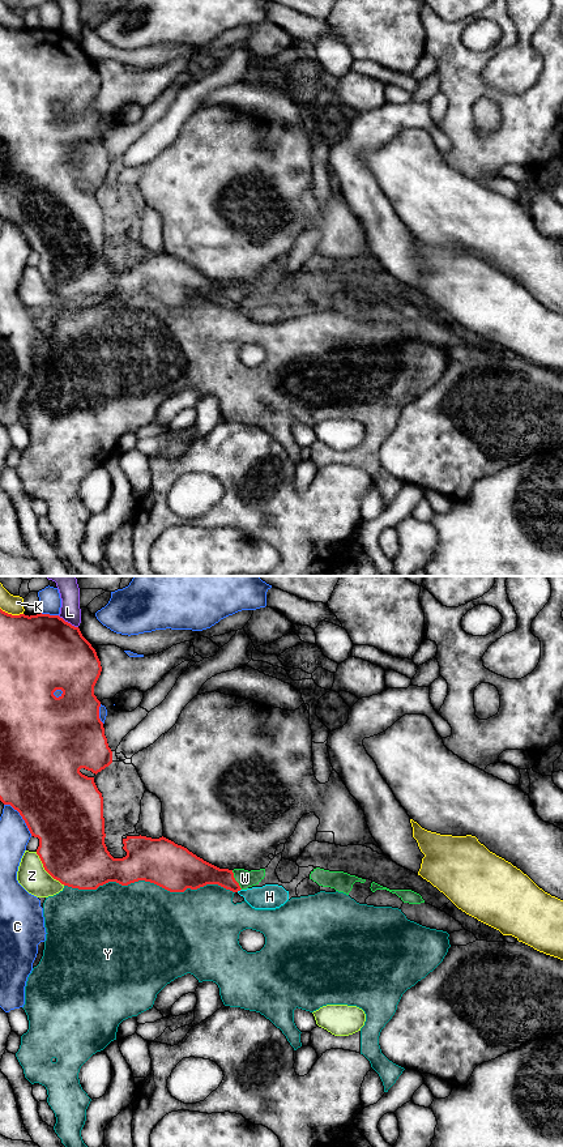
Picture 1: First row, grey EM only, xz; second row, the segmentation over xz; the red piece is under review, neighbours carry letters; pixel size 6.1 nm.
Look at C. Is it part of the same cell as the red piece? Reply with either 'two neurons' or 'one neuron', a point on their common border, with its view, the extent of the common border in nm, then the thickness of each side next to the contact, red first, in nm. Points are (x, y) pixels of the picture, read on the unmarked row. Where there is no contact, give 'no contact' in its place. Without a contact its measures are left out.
two neurons; meets red in xz at (21, 230); contact 260 nm long; 480 nm thick on the red side, 190 nm on the other

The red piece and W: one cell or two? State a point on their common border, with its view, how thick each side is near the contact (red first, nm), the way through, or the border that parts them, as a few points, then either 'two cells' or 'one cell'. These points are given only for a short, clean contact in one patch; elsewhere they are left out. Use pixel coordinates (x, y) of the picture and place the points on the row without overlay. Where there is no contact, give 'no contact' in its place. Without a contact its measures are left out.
xz (234, 294) | 190/100 nm | across xz (195, 288), (234, 294), (244, 293) | one cell

